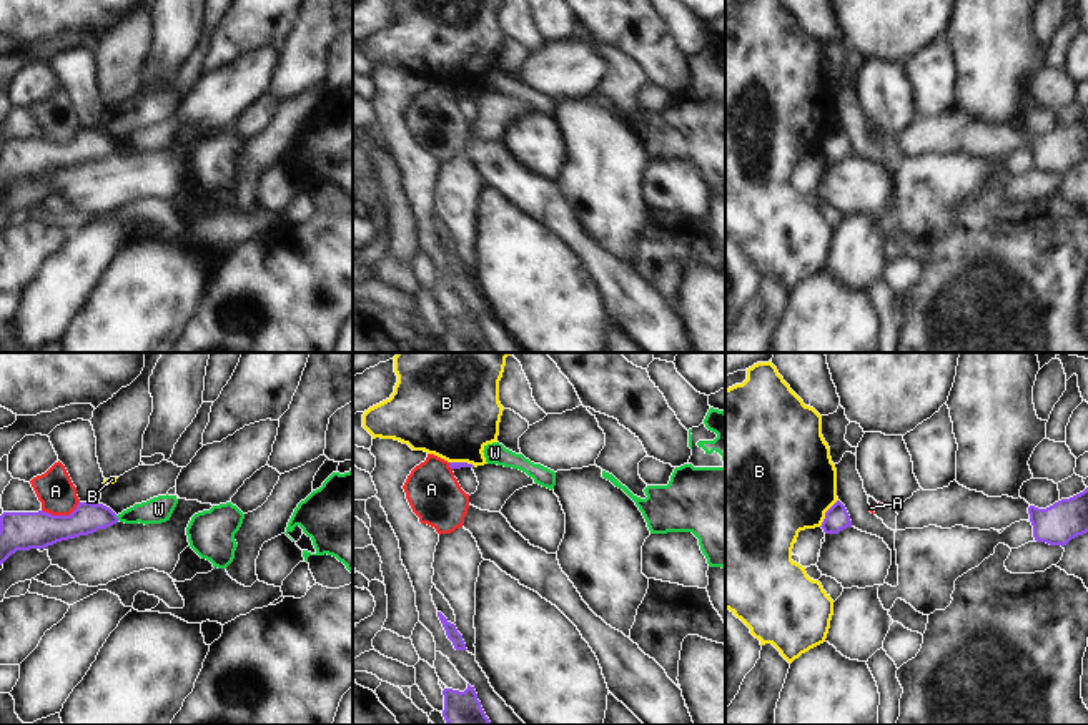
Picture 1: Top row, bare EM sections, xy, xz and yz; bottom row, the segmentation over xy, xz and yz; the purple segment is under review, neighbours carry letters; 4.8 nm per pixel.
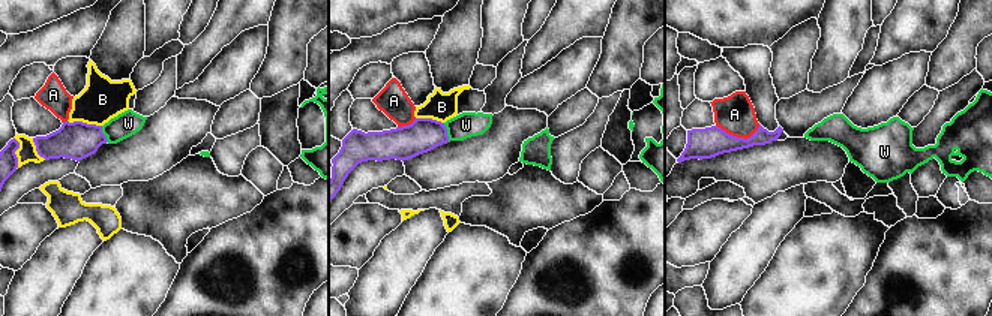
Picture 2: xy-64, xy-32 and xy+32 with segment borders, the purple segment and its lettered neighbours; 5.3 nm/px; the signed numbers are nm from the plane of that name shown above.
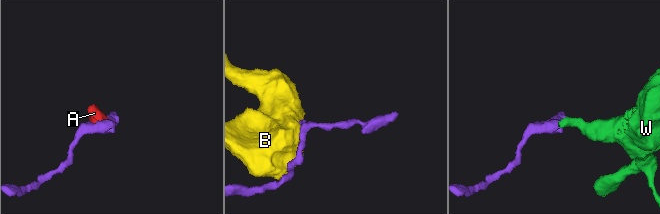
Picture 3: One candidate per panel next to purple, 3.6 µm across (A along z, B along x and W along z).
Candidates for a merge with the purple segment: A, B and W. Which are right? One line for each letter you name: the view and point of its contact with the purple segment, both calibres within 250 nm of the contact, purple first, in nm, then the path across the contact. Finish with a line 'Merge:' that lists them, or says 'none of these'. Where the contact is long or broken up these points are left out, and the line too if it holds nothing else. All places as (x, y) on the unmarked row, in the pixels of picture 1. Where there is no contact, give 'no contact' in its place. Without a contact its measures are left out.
Merge: none of these

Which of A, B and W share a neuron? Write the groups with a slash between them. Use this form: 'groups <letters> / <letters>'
groups A / B / W

